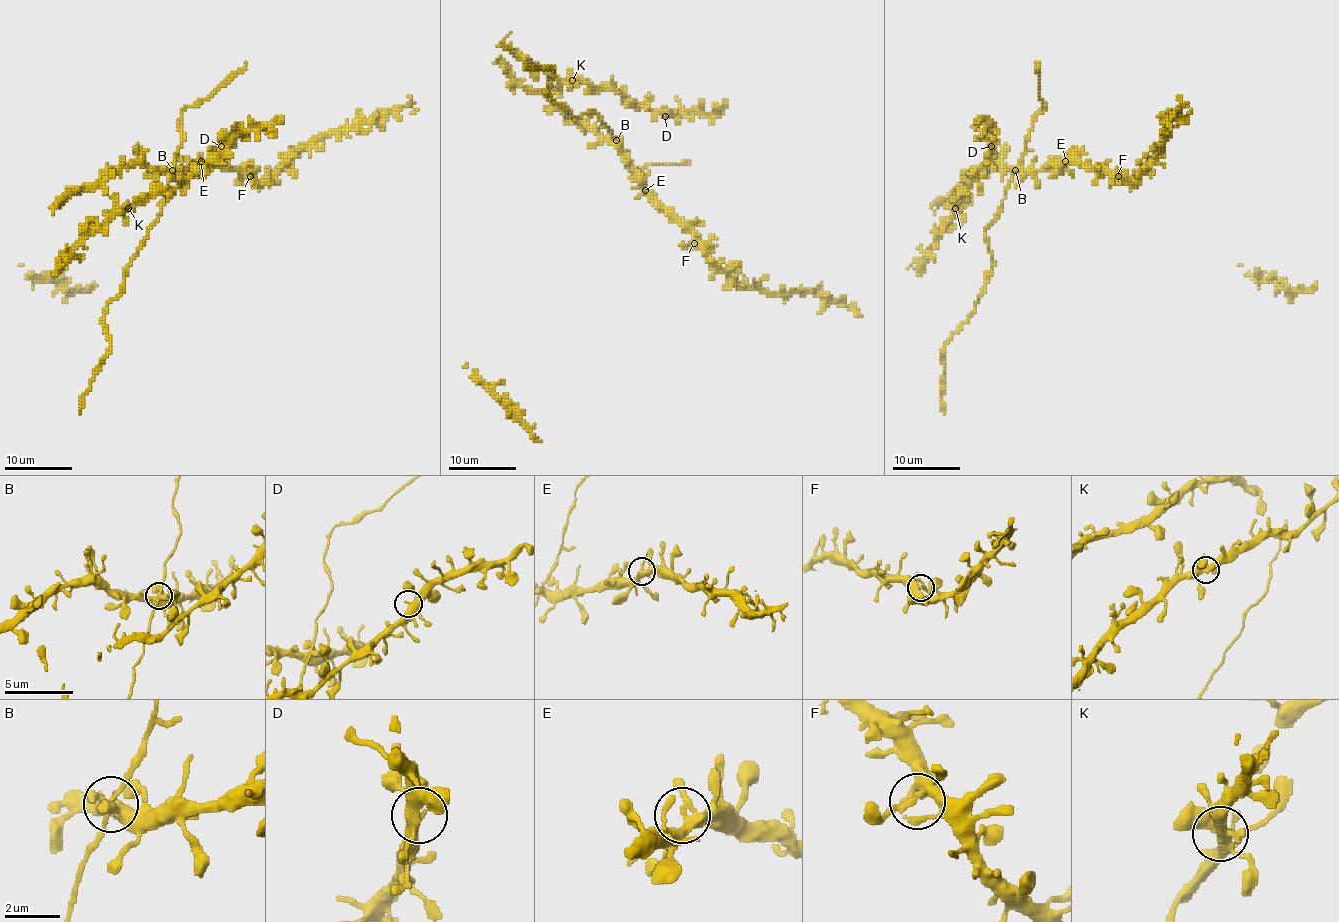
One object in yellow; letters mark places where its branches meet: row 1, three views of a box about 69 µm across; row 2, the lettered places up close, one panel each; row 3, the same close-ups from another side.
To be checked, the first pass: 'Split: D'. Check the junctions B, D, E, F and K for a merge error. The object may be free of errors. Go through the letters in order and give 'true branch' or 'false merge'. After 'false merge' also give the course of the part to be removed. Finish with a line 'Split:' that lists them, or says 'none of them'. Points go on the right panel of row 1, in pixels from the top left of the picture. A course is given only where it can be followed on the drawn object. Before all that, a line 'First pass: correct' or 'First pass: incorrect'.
First pass: incorrect
B: true branch
D: true branch
E: true branch
F: true branch
K: true branch
Split: none of them

